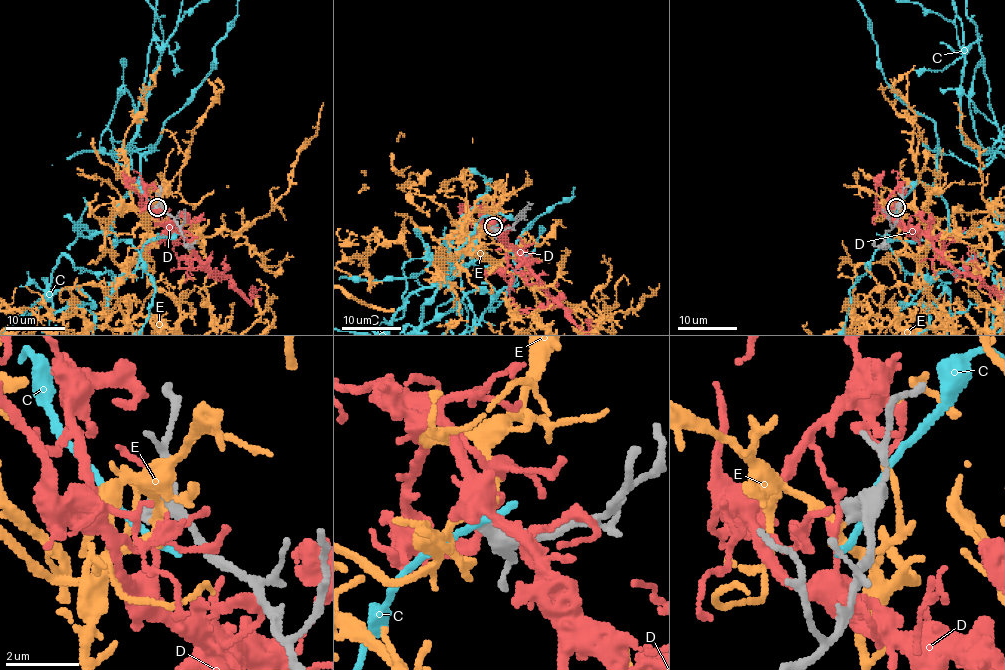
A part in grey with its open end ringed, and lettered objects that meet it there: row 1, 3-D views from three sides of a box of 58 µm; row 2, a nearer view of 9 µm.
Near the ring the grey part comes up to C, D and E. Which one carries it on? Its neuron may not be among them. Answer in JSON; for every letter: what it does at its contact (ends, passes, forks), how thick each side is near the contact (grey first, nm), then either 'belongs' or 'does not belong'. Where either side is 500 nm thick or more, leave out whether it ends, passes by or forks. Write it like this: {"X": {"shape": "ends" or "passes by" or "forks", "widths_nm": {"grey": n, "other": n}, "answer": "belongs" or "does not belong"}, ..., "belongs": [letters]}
{"C": {"widths_nm": {"grey": 500, "other": 170}, "answer": "does not belong"}, "D": {"widths_nm": {"grey": 550, "other": 190}, "answer": "does not belong"}, "E": {"shape": "passes by", "widths_nm": {"grey": 480, "other": 240}, "answer": "belongs"}, "belongs": ["E"]}

